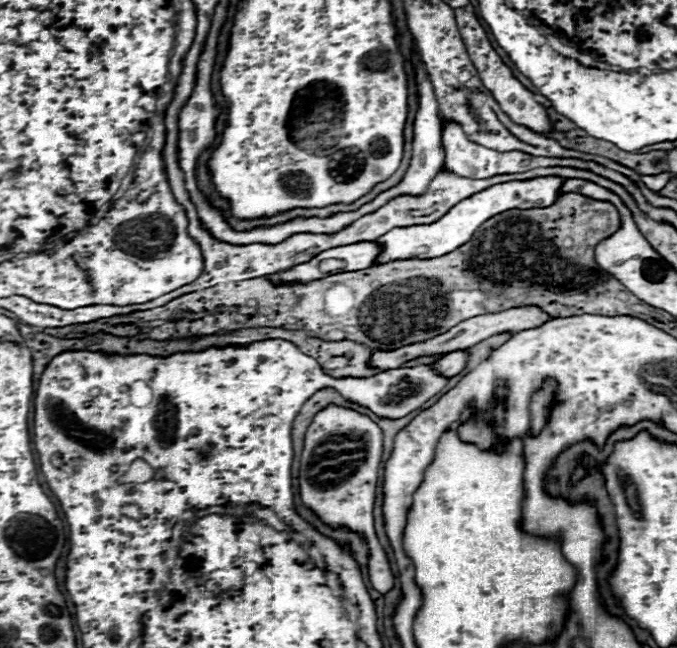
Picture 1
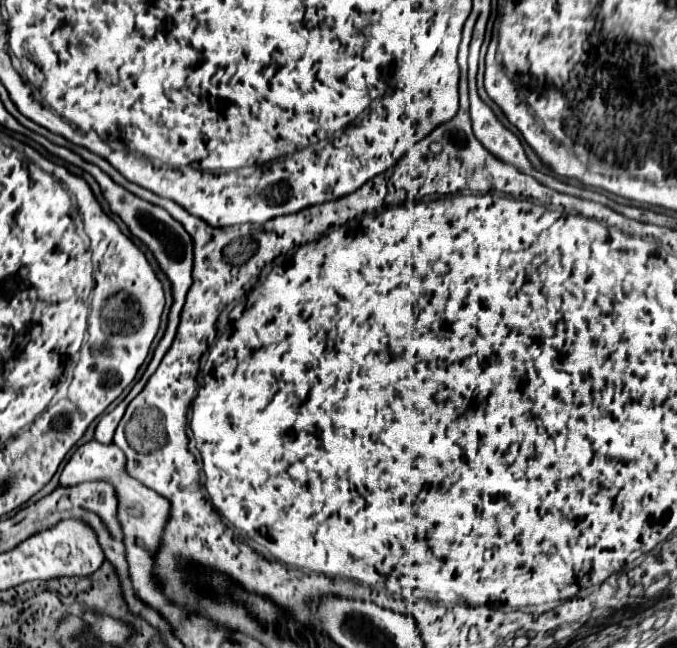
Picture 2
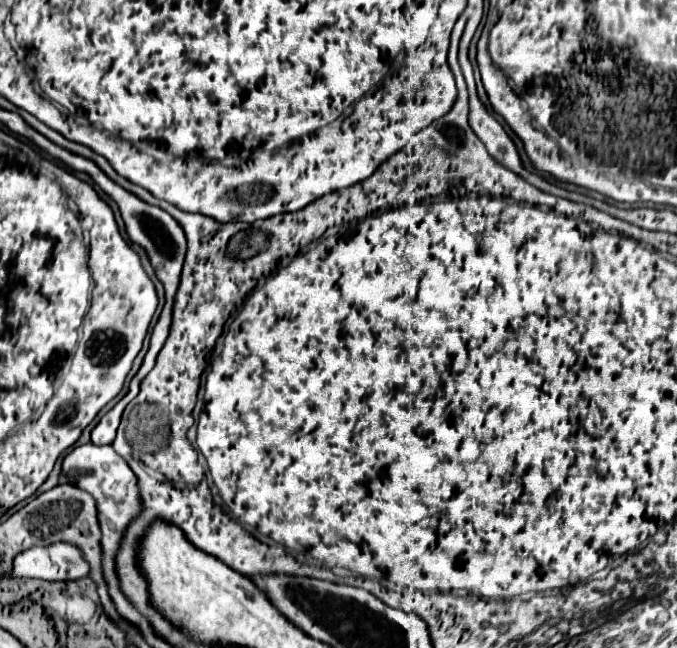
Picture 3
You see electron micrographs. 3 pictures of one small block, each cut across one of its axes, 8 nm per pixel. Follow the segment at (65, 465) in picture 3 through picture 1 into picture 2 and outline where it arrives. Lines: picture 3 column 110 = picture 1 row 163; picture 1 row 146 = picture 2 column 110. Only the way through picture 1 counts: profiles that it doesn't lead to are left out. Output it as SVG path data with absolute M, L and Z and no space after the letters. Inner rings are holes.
M90 440L78 446L76 452L70 456L62 474L70 476L68 484L64 486L102 480L102 482L108 482L116 490L116 496L118 496L116 518L124 532L124 548L126 548L126 562L128 562L128 574L132 580L132 590L134 594L162 594L152 574L152 566L154 566L152 558L156 554L156 546L160 544L164 522L168 522L168 500L156 494L154 490L146 488L144 484L140 484L126 472L126 456L116 444L100 444L96 440Z

